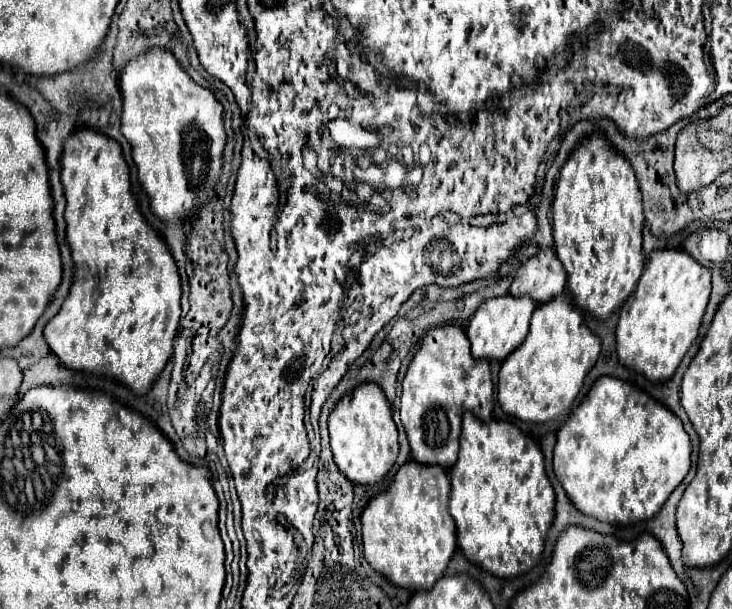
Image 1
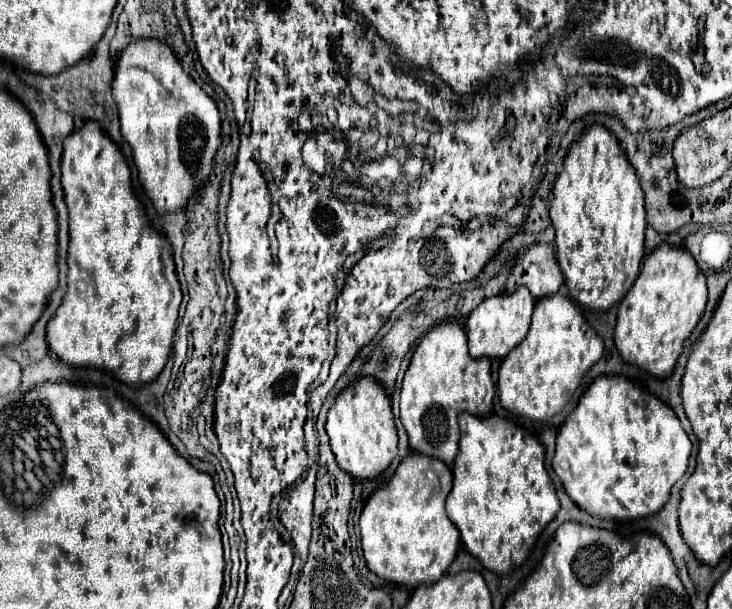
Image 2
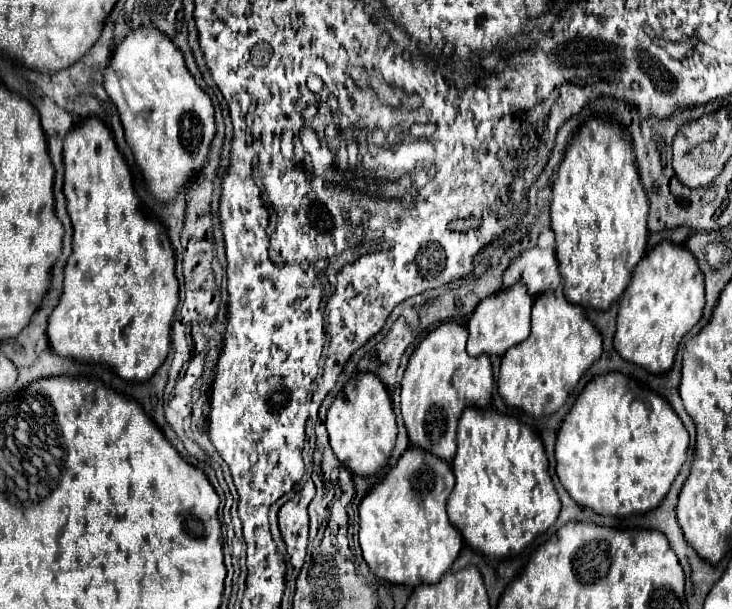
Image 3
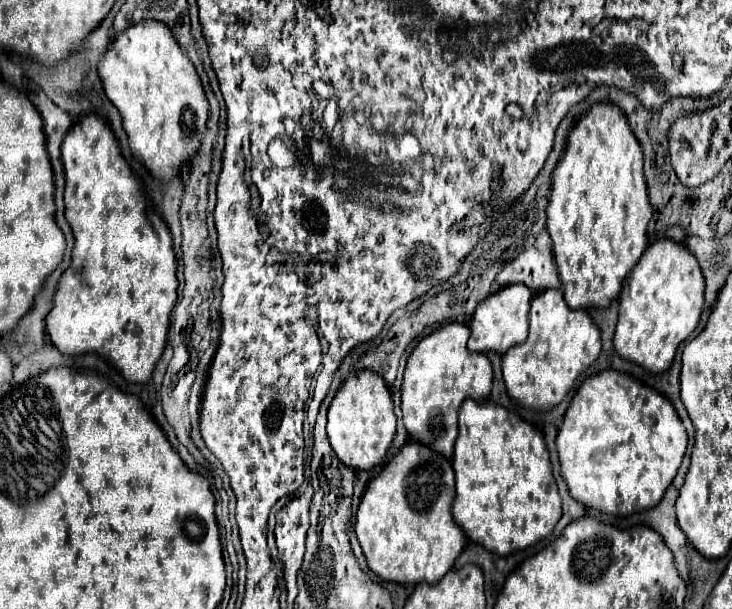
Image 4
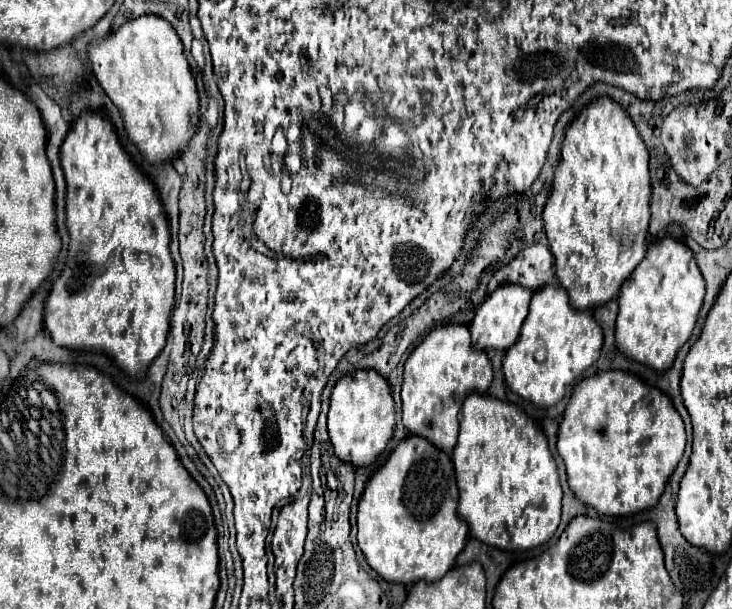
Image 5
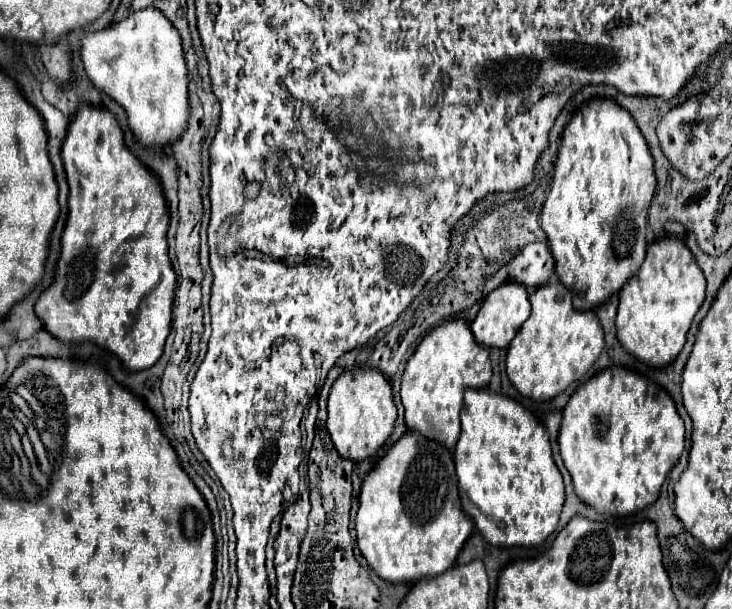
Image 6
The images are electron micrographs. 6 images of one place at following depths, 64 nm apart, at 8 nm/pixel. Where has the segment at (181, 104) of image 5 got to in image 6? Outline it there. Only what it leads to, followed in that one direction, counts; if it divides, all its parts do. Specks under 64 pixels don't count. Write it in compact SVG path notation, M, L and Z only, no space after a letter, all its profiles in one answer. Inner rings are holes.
M144 8L106 30L88 32L82 38L82 62L94 86L126 110L136 142L162 150L186 132L190 116L188 70L178 30L162 12Z

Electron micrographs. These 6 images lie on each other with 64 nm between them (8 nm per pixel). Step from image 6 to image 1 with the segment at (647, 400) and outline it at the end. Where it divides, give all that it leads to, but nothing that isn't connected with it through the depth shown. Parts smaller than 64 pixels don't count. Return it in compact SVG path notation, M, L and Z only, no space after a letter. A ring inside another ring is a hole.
M598 378L556 436L556 478L576 508L600 522L630 526L652 518L688 470L690 438L680 418L620 378Z

